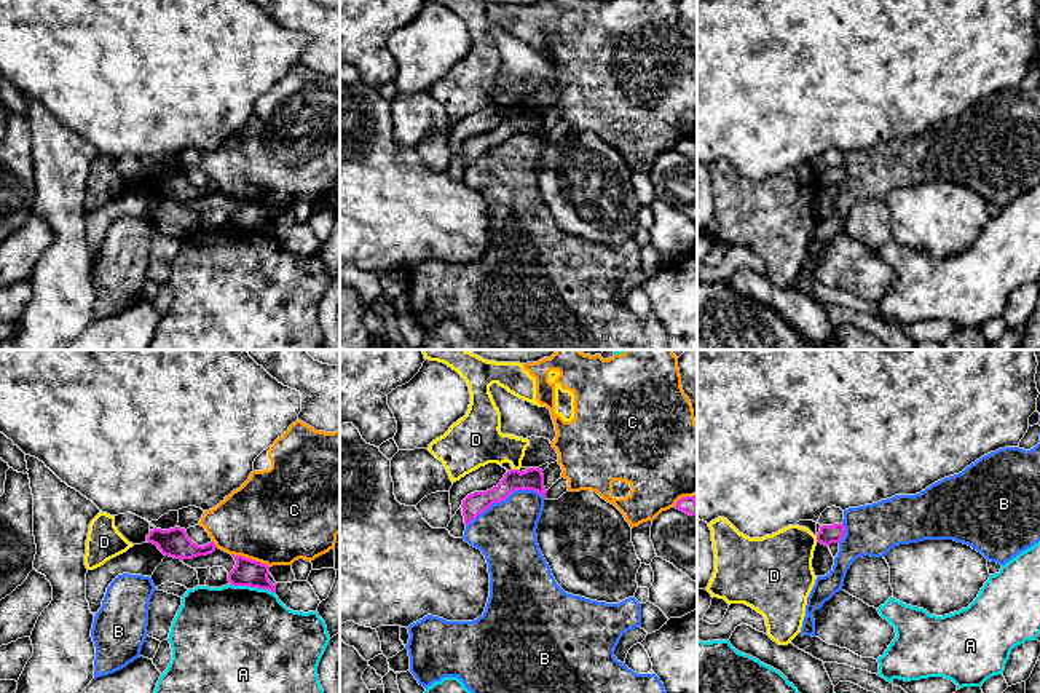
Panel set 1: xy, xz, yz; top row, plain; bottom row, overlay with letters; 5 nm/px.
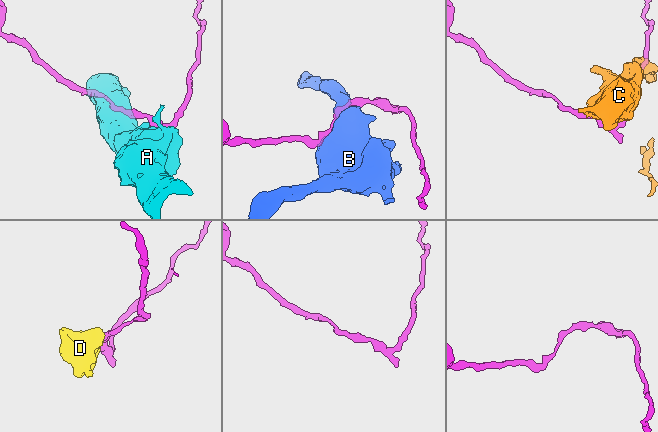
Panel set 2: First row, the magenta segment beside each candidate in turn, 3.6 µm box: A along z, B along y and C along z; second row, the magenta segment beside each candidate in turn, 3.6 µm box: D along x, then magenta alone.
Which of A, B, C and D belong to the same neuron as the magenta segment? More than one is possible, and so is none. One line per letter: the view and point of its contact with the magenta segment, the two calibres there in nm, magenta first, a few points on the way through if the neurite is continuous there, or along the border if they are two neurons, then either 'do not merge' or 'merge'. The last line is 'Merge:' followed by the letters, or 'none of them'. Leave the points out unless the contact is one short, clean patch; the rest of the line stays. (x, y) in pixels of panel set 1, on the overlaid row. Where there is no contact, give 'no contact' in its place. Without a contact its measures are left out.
A: contact xy (252, 586); calibres 140 and 500 nm; do not merge
B: contact xz (504, 498); calibres 110 and 300 nm; do not merge
C: contact xy (251, 559); calibres 140 and 480 nm; do not merge
D: contact yz (817, 538); calibres 100 and 340 nm; border yz (815, 535), (817, 542); do not merge
Merge: none of them

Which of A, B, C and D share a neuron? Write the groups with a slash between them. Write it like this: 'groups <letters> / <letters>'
groups A / B / C D

